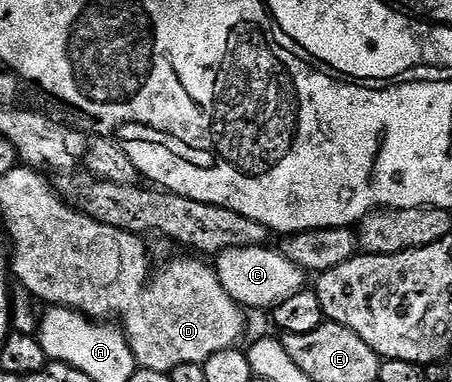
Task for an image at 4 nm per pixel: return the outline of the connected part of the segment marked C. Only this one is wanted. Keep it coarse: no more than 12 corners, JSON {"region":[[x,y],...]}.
{"region":[[271,246],[215,256],[222,289],[241,308],[305,290],[306,273]]}

